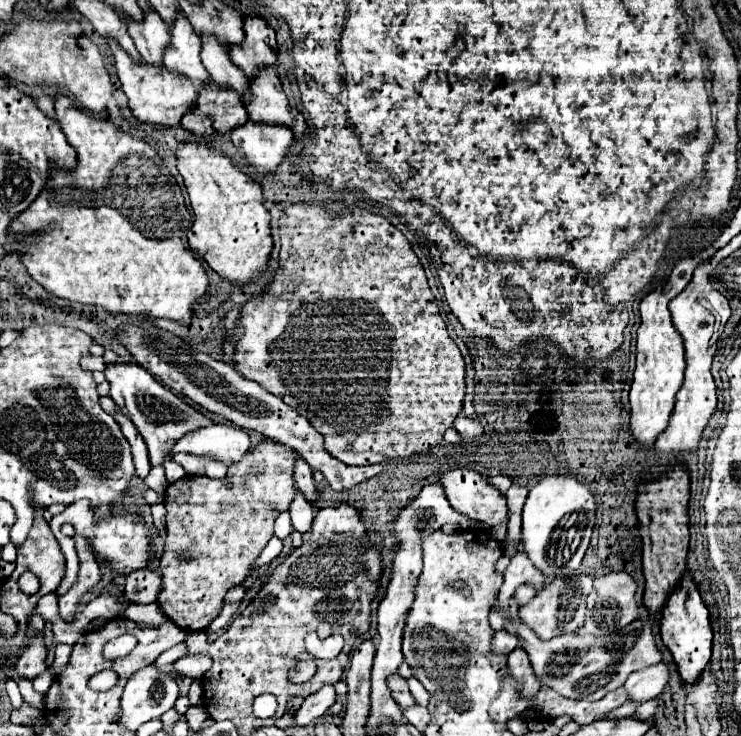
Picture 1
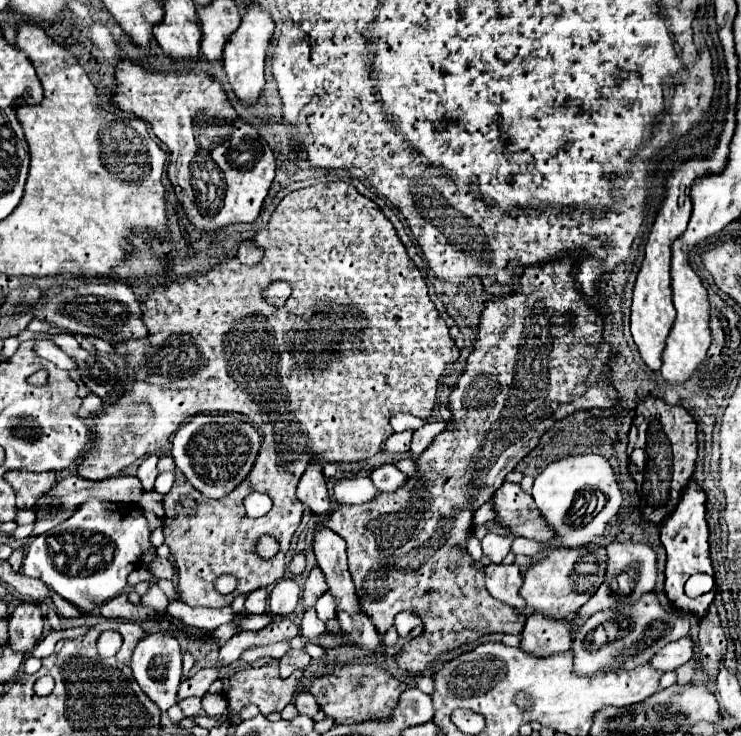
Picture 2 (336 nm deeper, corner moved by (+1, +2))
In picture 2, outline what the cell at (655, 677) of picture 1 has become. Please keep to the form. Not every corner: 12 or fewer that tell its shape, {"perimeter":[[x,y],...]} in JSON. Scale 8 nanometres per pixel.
{"perimeter":[[690,636],[670,642],[650,664],[662,672],[676,670],[694,656]]}

